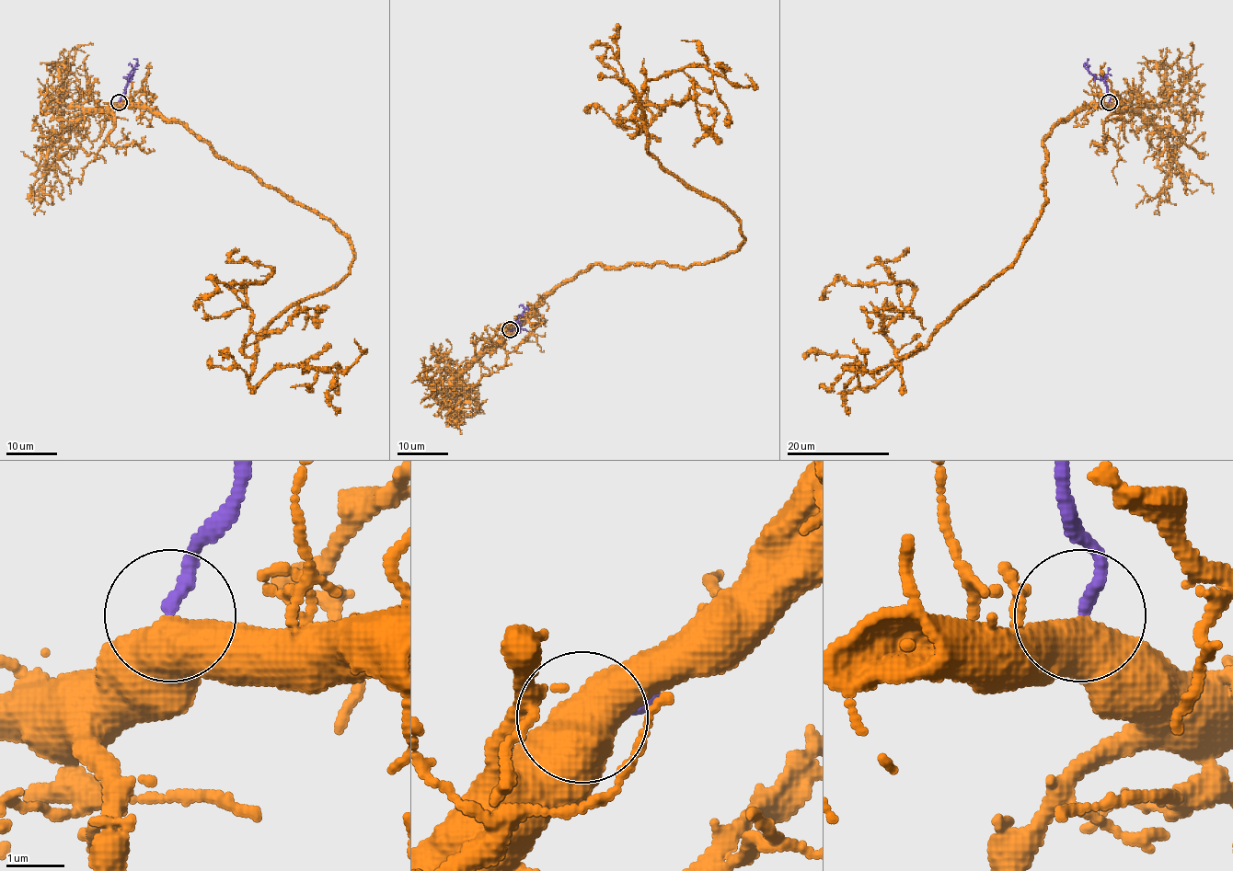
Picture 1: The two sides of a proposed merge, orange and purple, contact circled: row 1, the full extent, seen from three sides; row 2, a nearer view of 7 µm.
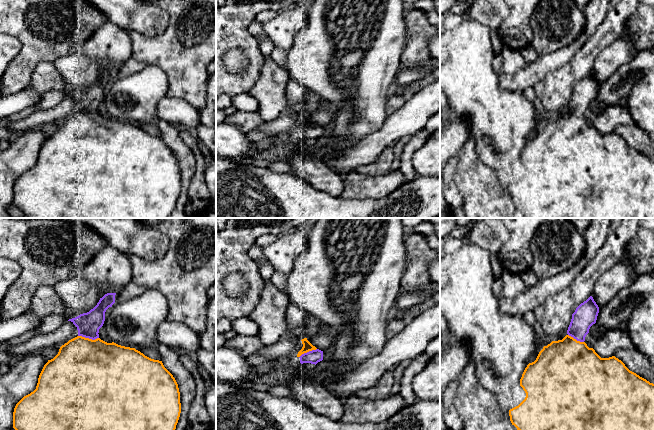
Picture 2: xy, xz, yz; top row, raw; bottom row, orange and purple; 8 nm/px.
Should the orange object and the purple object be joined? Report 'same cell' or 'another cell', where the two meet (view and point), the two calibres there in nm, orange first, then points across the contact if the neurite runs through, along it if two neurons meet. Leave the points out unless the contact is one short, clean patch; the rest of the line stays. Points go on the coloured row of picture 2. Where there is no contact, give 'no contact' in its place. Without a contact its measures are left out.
same cell; contact xy (88, 338); calibres 500 and 190 nm

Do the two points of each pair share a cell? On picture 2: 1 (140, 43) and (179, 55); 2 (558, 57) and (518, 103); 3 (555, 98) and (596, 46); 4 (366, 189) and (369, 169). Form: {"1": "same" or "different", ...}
{"1": "same", "2": "different", "3": "same", "4": "different"}

